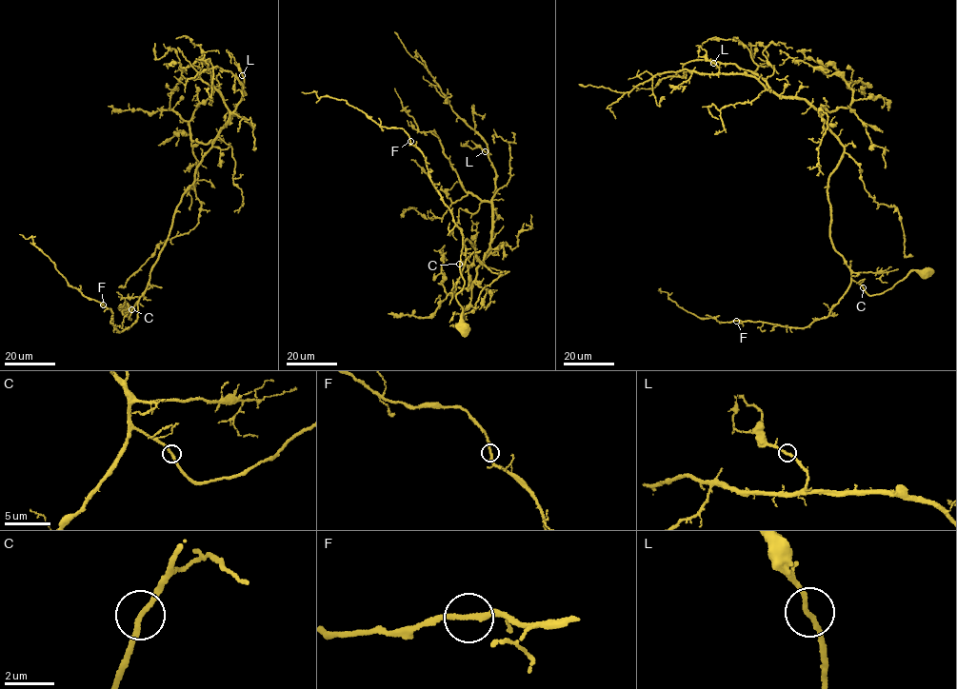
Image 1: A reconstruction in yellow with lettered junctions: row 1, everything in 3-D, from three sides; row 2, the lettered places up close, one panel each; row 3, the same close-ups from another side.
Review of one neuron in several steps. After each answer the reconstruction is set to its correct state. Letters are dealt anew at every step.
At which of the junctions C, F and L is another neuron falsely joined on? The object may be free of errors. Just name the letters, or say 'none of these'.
none of these

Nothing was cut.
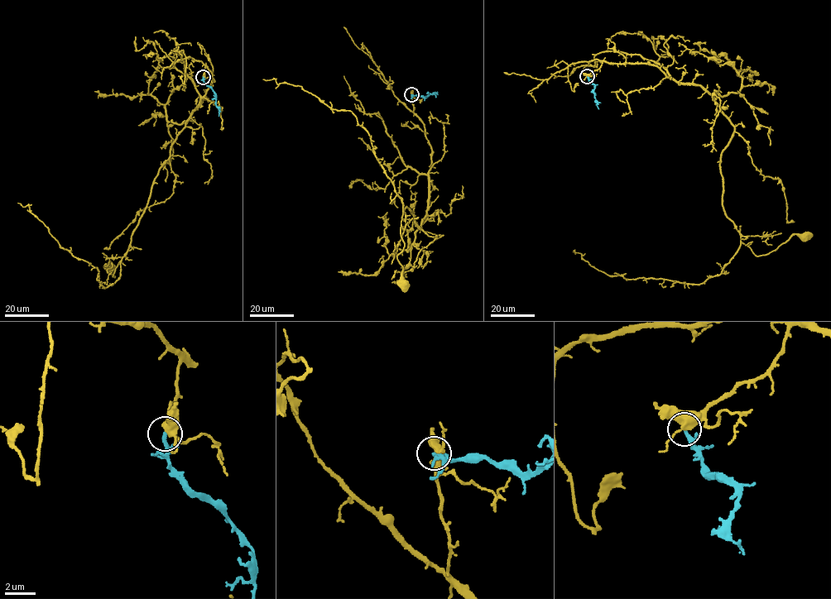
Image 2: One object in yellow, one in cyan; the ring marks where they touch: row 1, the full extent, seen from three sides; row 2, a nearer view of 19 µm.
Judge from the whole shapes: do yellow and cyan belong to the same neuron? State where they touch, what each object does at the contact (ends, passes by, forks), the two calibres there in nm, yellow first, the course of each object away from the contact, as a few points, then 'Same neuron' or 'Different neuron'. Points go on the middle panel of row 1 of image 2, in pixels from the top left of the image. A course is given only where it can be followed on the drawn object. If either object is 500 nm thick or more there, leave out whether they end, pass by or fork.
Place: (411, 94). At the ring yellow forks. At the ring cyan passes by. Thickness 440 nm (yellow) against 170 nm. Course of yellow: (411, 94), (414, 112), (432, 150), (423, 229), (407, 206), (401, 221), (404, 246), (397, 258), (405, 284). Course of cyan: (411, 94), (424, 97), (437, 93). Different neuron

